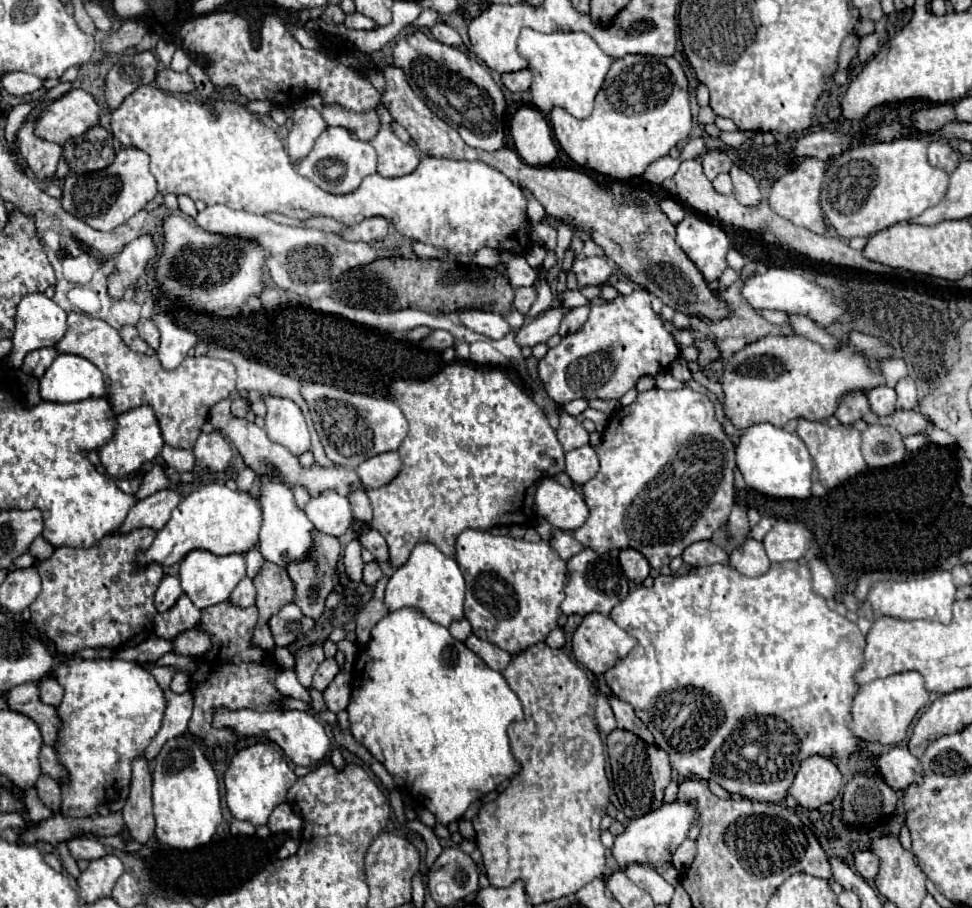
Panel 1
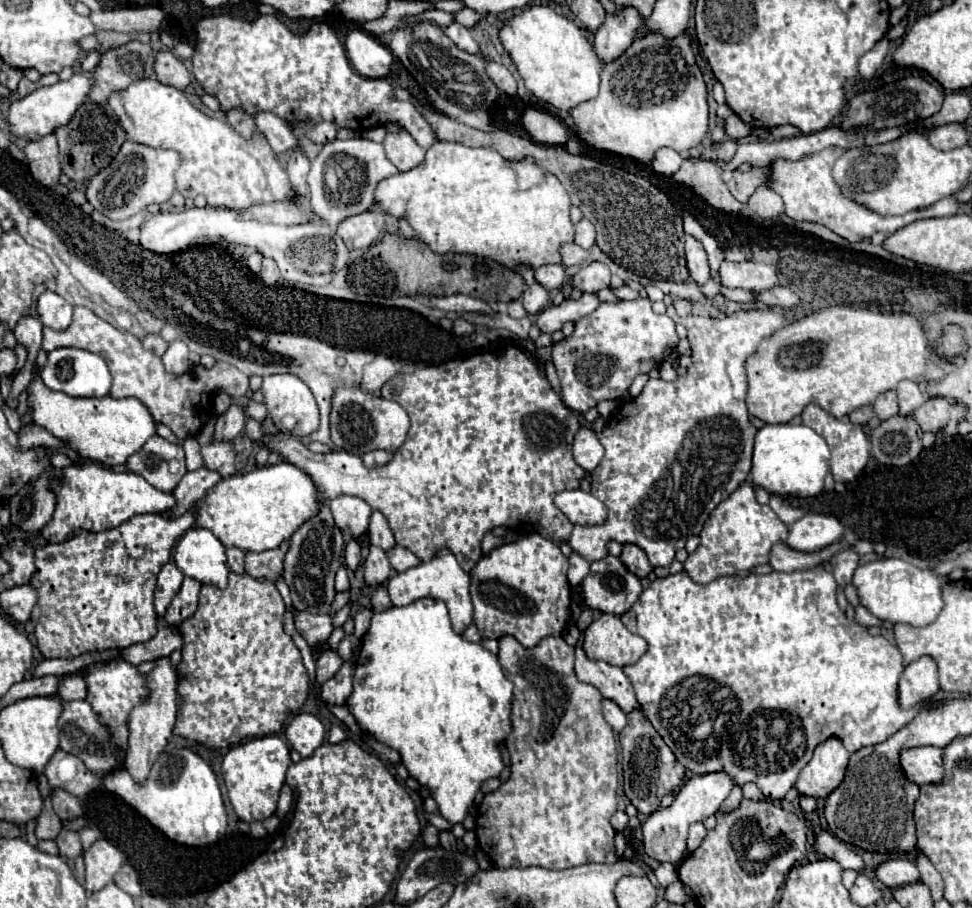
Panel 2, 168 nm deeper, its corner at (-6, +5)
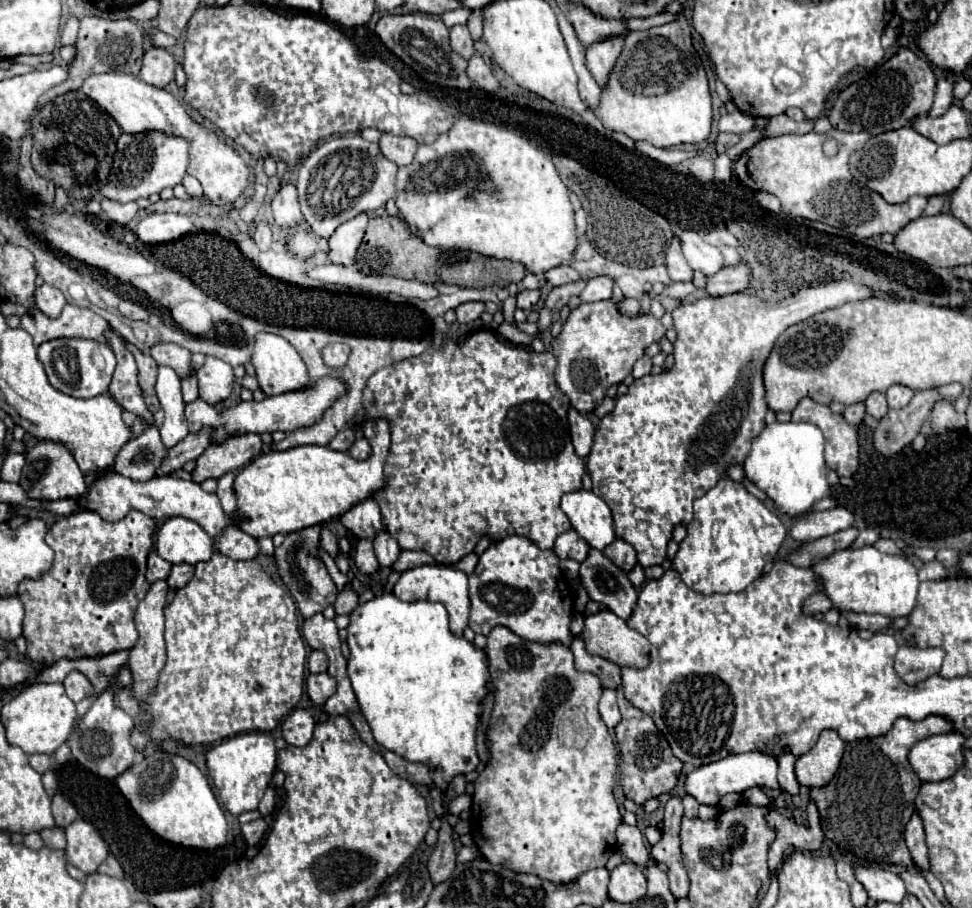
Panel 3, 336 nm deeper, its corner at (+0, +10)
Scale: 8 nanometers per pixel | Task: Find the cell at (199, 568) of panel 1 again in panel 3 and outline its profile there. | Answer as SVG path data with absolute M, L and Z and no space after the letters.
M168 517L156 533L156 553L170 563L208 561L214 553L212 539L186 517Z

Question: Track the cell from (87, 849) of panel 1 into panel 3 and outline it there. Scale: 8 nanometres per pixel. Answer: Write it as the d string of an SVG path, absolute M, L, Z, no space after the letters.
M52 827L52 829L44 829L40 833L44 845L48 849L64 849L66 847L66 839L64 839L64 831L58 829L58 827Z

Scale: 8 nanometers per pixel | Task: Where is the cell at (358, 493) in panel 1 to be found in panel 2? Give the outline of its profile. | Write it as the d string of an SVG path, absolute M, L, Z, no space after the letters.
M372 510L370 526L368 526L368 536L370 536L370 544L372 544L372 546L380 546L382 550L388 550L388 548L394 546L392 530L388 528L386 518L384 518L382 512L378 512L378 510Z

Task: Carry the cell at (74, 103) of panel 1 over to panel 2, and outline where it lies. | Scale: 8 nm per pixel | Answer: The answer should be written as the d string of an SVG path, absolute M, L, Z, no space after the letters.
M74 74L66 82L56 82L52 86L38 88L36 92L28 94L26 98L12 102L12 106L10 106L10 128L12 128L12 132L16 136L26 136L28 140L40 140L42 136L56 132L60 126L66 126L74 118L74 112L84 102L88 102L90 88L92 88L90 80L84 74Z

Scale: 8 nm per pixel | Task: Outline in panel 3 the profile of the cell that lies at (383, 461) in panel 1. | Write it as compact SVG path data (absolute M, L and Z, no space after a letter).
M362 437L362 439L356 439L348 453L350 453L354 459L364 461L364 459L368 459L368 455L370 455L370 443L368 443L364 437Z

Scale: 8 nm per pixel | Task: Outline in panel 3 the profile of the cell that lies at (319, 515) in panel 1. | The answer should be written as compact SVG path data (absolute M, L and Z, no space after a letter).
M368 499L368 501L362 501L362 503L354 505L350 511L346 511L340 517L340 521L356 537L374 539L380 531L384 531L380 507L378 507L378 503L374 499Z

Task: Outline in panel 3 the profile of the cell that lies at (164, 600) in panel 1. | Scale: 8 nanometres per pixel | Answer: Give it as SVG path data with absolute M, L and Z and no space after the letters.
M152 549L148 555L148 571L146 571L146 579L148 583L154 583L158 579L168 579L172 565L166 559L160 559L160 555L156 555L156 551Z

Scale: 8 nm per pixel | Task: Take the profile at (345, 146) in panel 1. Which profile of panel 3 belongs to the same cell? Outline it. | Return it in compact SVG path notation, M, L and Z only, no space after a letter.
M358 133L330 137L304 159L296 189L302 215L310 229L322 239L330 239L338 225L364 211L382 207L396 195L396 165L388 161L376 143L364 141Z

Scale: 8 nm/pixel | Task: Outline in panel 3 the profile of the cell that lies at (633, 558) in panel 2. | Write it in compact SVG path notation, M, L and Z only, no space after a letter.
M616 539L614 543L610 543L606 549L604 549L604 555L608 559L612 559L612 563L616 563L622 571L632 571L632 567L636 565L636 551L630 543L622 541L622 539Z

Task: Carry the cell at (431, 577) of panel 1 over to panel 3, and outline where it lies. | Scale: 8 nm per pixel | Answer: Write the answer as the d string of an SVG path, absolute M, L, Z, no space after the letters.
M422 565L414 567L410 571L404 571L394 585L394 595L404 601L438 601L448 609L450 615L450 631L454 635L462 635L462 631L468 625L468 613L470 613L470 597L468 597L468 577L462 571L456 571L446 565Z

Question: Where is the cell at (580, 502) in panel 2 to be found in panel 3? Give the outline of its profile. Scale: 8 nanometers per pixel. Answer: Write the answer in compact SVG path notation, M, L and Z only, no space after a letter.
M572 491L562 497L562 511L570 519L574 531L594 549L604 549L614 537L610 507L592 491Z

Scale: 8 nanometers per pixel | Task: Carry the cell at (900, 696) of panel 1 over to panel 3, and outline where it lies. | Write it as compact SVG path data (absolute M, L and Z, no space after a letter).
M904 645L896 653L894 667L902 681L906 681L908 685L914 685L918 681L924 681L936 675L942 667L942 659L944 659L944 649L940 647L918 649L918 647Z

